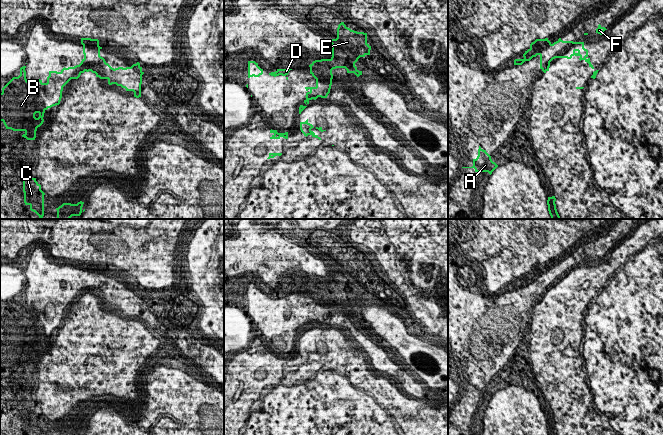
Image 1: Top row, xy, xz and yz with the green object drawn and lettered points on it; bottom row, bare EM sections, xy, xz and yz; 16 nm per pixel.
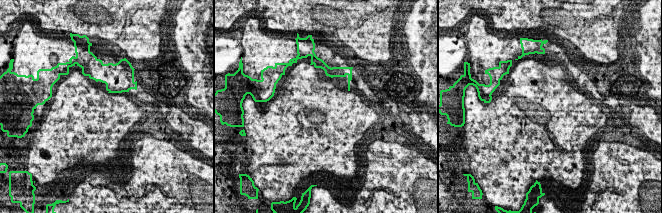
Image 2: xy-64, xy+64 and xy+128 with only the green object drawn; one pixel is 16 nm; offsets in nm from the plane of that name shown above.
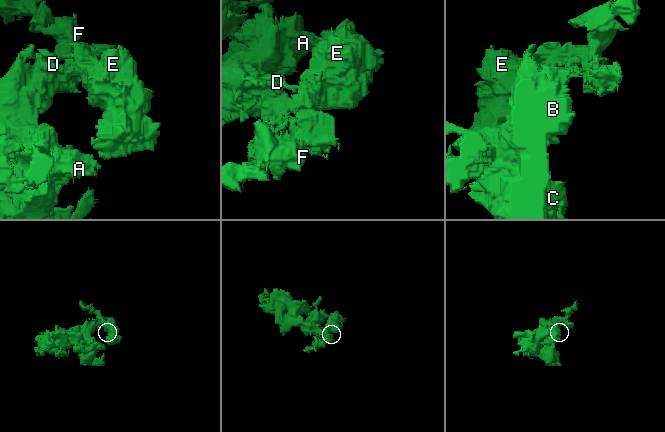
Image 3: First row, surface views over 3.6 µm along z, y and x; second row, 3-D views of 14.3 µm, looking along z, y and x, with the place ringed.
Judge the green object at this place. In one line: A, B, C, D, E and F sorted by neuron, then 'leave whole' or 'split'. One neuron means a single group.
A B C D F / E; split

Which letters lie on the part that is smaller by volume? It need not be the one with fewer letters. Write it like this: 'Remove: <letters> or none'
Remove: E

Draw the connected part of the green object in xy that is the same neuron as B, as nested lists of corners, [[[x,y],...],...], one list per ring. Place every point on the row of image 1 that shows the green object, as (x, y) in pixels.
[[[81,38],[83,45],[84,58],[79,65],[74,67],[63,68],[60,72],[49,71],[47,82],[43,83],[40,79],[35,79],[33,83],[29,83],[26,79],[26,66],[20,68],[20,75],[13,77],[3,88],[0,93],[0,121],[2,121],[6,129],[13,131],[24,131],[22,137],[27,140],[35,140],[37,128],[44,122],[44,113],[48,108],[59,105],[62,98],[63,87],[71,80],[78,79],[82,73],[86,71],[86,61],[92,61],[97,58],[98,51],[92,49],[86,38]]]

